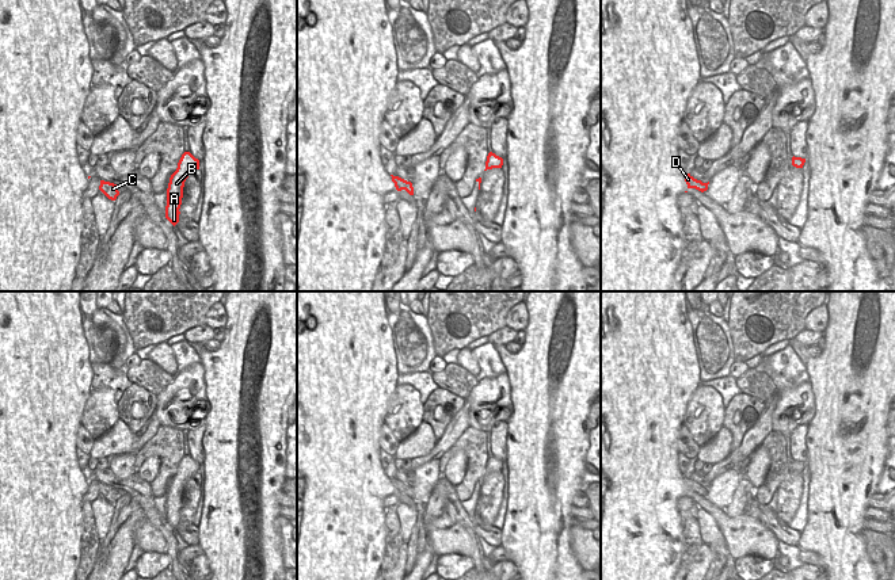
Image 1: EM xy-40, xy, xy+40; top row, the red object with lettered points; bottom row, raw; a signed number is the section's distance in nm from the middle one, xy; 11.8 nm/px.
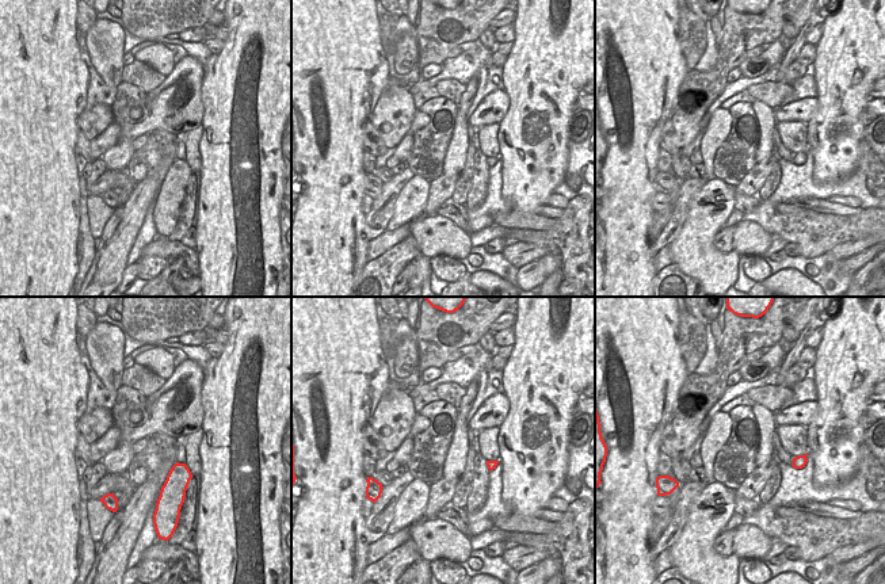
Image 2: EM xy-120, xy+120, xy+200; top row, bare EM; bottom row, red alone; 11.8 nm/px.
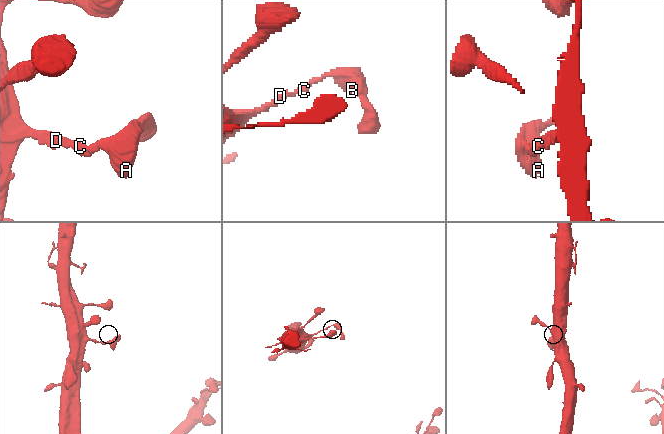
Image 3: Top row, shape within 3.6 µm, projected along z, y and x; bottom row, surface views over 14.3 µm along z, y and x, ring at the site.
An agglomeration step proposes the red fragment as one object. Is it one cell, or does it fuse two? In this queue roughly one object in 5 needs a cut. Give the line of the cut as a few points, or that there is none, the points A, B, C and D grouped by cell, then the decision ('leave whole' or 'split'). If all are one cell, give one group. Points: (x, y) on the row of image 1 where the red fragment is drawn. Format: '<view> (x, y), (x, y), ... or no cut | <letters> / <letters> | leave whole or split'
no cut | A B C D | leave whole

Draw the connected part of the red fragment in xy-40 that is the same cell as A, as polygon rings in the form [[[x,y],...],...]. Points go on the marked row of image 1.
[[[184,152],[178,163],[176,171],[171,175],[167,188],[165,218],[175,226],[179,222],[179,209],[183,198],[183,187],[188,175],[199,169],[199,160],[190,152]]]

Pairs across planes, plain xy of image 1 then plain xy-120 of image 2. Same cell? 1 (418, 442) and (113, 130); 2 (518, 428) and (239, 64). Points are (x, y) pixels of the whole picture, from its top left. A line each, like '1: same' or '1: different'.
1: same
2: same

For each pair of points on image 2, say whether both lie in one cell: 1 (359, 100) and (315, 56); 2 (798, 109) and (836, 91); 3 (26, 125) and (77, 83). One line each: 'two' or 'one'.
1: one
2: two
3: one

